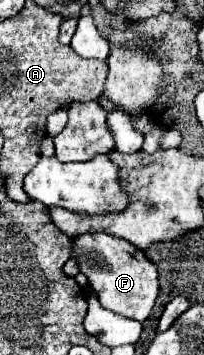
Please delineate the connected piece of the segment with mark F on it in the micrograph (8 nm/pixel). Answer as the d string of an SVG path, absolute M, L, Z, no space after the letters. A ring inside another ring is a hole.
M87 233L73 239L73 253L81 273L89 279L101 305L123 317L133 317L145 321L151 315L155 299L159 295L157 267L145 257L143 251L135 249L131 243L117 239L107 233Z

